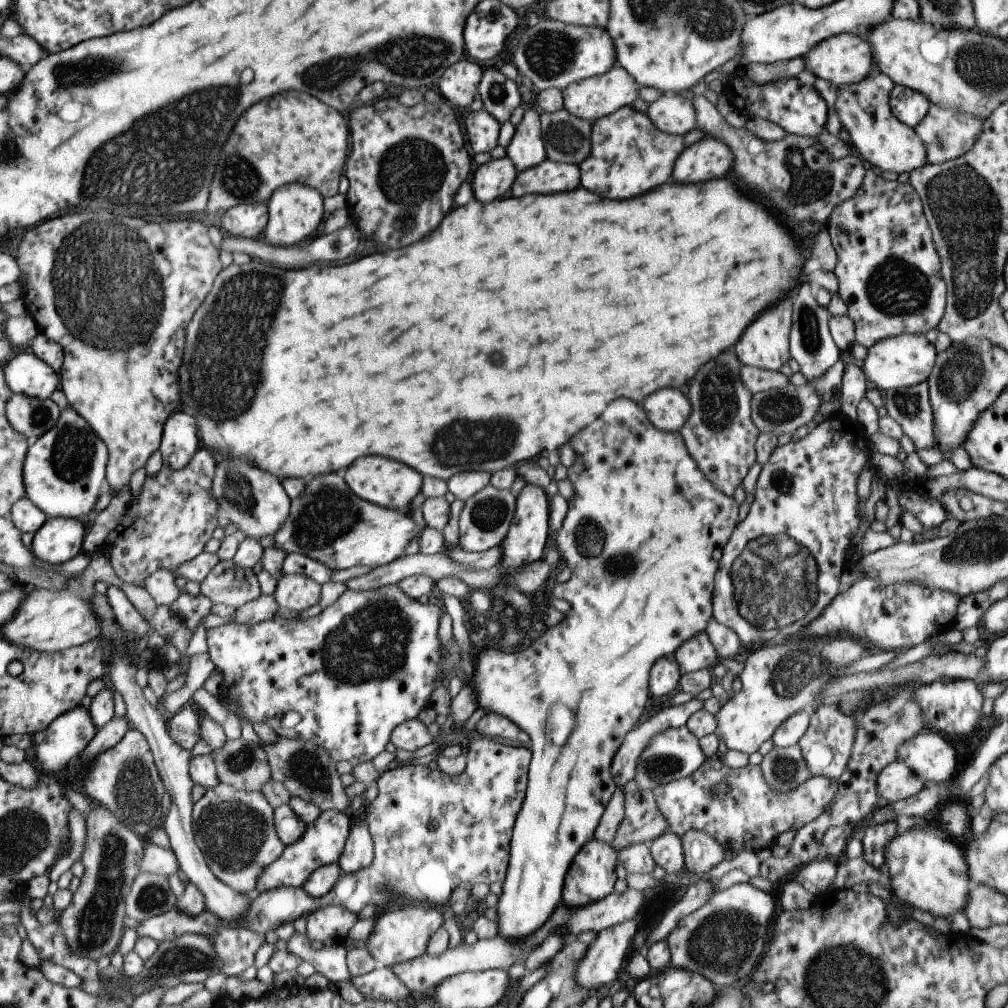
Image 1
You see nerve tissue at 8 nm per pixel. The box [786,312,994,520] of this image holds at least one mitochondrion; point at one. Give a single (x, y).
(962, 372)

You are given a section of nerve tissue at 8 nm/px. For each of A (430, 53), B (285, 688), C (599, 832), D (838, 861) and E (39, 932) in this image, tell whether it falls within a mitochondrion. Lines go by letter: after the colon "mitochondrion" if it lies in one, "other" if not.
A: mitochondrion
B: other
C: other
D: other
E: other

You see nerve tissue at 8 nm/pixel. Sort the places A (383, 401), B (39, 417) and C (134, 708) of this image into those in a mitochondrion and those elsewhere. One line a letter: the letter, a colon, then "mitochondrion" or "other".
A: other
B: mitochondrion
C: other

